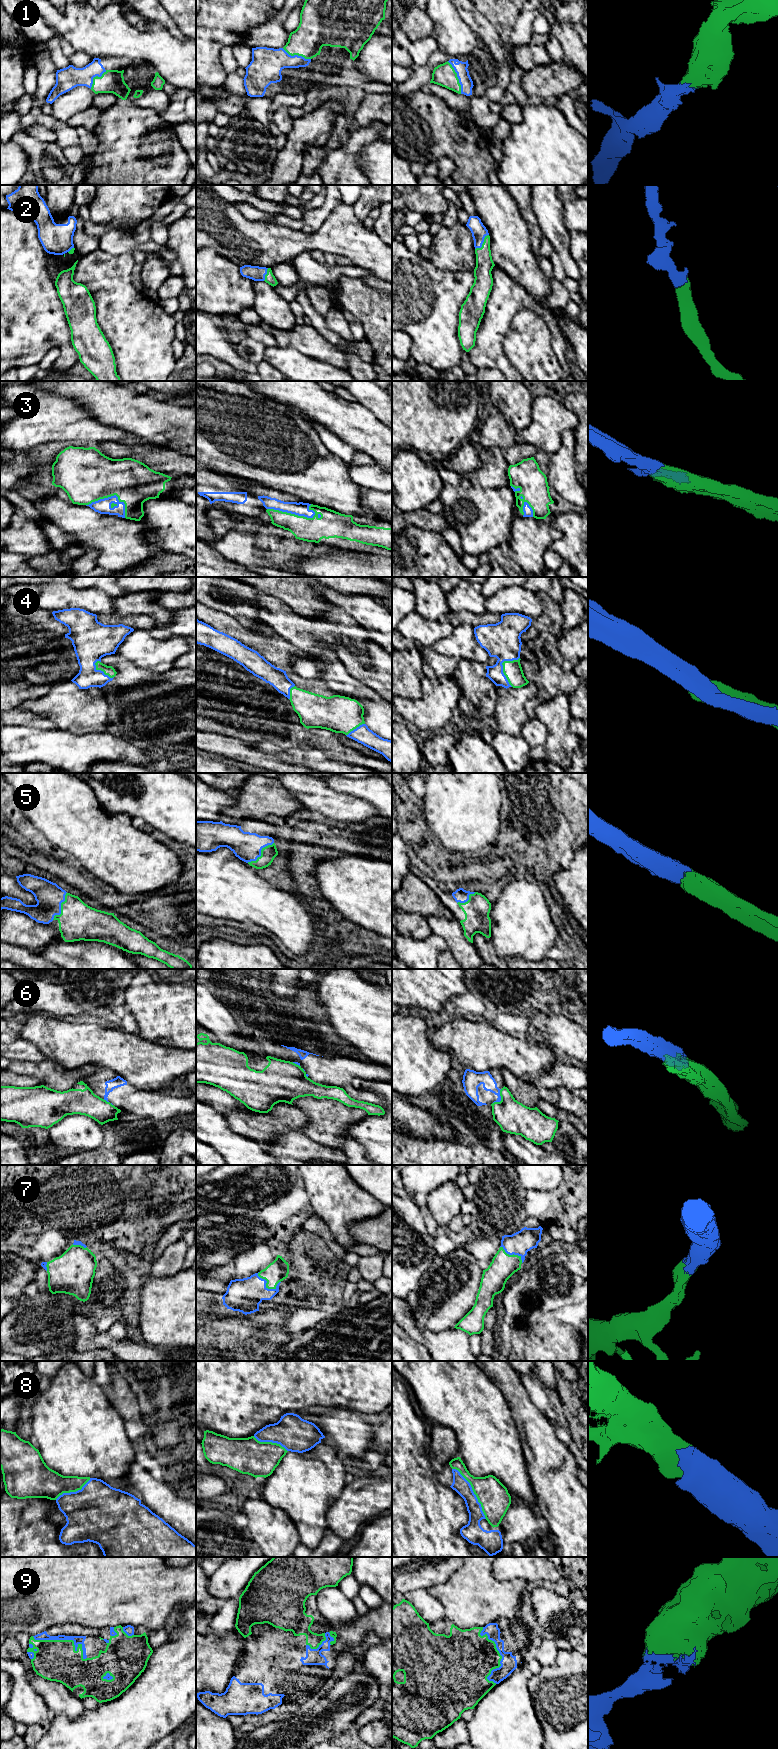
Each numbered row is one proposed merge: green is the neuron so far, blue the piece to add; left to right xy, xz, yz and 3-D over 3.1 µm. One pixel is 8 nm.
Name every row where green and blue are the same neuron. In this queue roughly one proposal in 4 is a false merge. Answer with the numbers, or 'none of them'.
1, 2, 3, 4, 5, 7, 8, 9

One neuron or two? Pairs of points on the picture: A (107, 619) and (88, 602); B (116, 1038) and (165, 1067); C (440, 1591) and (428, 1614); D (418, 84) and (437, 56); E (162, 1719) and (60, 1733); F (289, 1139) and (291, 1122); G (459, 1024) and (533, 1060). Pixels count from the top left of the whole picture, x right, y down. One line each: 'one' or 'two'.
A: two
B: one
C: two
D: one
E: one
F: two
G: one

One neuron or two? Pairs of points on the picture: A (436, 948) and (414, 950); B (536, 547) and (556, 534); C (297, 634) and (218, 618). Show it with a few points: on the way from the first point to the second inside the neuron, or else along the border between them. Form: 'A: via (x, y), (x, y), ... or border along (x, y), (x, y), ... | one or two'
A: via (431, 948), (419, 950) | one
B: via (541, 542), (551, 534) | one
C: border along (275, 633), (295, 646) | two

